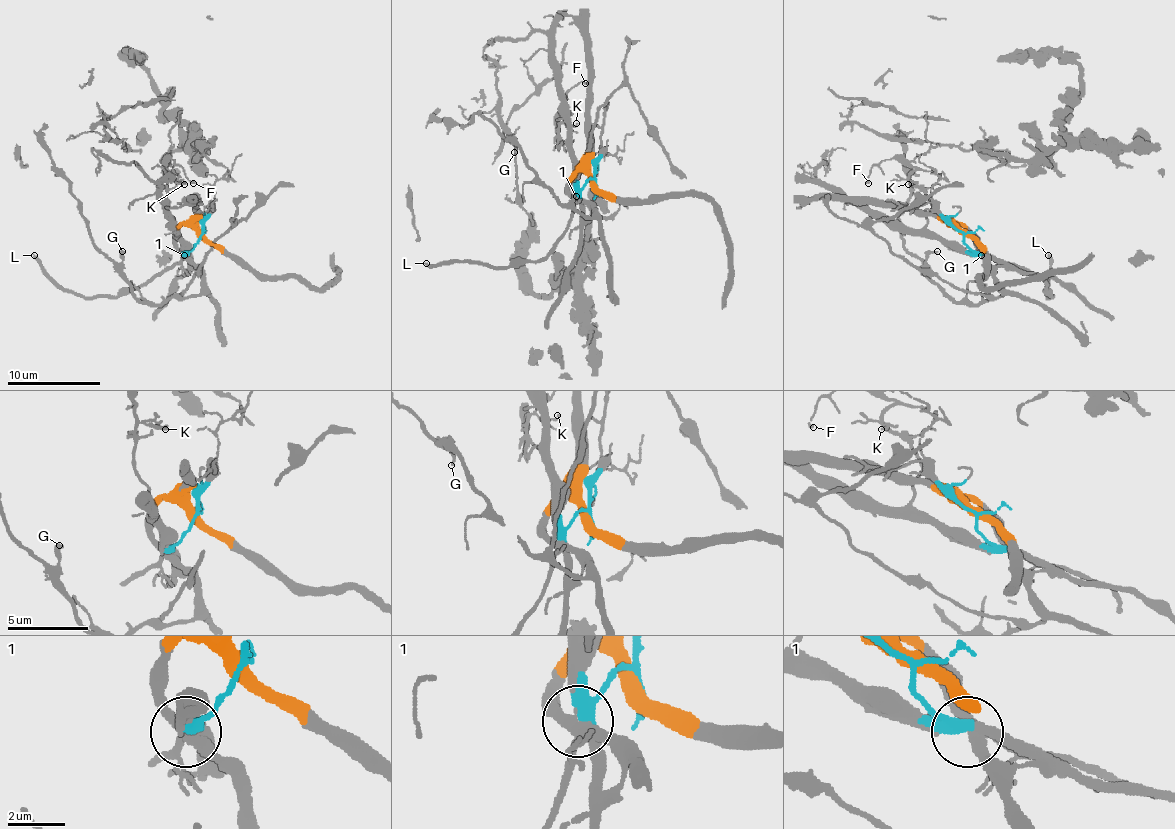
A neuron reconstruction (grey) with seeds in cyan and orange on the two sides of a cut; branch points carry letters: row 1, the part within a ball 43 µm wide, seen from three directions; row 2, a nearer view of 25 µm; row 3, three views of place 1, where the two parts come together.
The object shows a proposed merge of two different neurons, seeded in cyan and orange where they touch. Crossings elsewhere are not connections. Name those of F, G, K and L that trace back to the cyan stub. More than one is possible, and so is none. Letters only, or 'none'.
F, K, L

